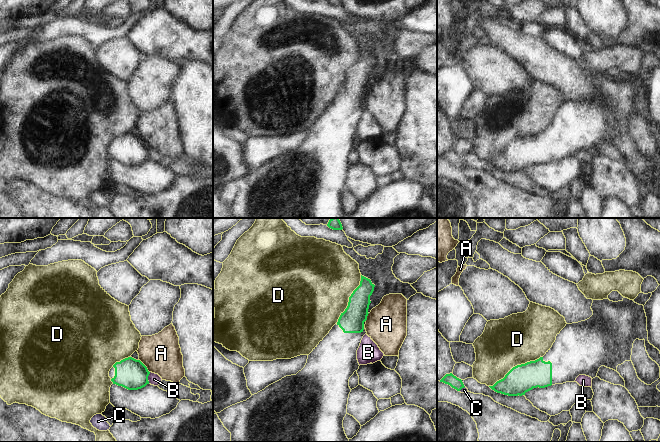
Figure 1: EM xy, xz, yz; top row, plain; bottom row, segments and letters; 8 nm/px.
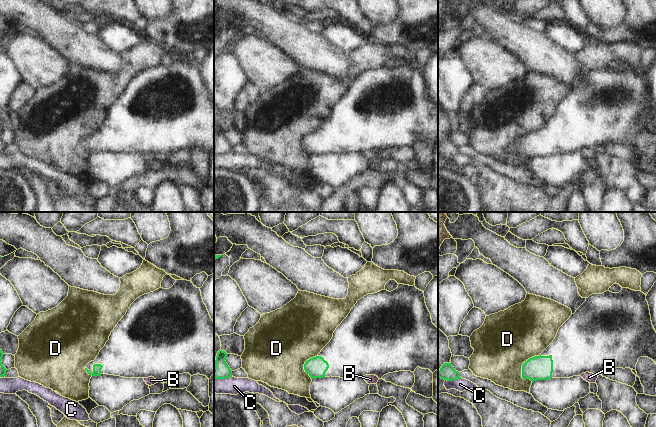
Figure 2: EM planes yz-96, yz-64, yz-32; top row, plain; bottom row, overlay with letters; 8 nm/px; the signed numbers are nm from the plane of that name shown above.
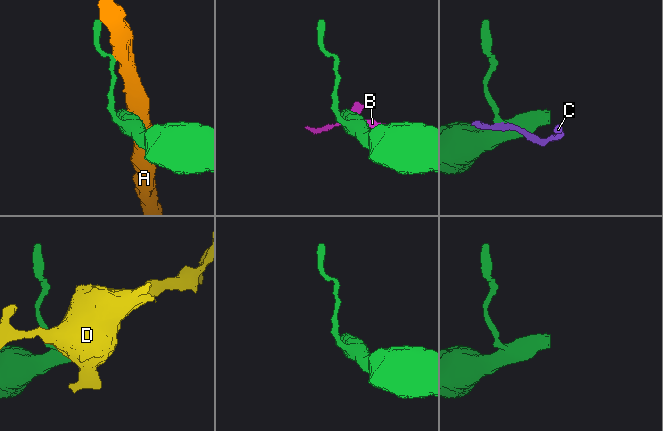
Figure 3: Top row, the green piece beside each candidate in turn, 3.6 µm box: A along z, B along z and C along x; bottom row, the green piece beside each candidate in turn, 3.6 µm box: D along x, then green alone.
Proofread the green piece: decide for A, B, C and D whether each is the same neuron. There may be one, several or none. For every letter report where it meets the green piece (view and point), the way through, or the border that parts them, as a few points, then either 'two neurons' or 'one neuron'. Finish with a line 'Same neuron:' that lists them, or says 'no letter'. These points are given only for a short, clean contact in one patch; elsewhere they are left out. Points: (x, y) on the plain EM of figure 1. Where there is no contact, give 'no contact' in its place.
A: xy (145, 142) | two neurons
B: xy (147, 154) | two neurons
C: yz (461, 164) | along yz (464, 162), (459, 167) | two neurons
D: yz (515, 142) | two neurons
Same neuron: no letter

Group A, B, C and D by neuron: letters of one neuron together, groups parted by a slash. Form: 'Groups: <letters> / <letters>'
Groups: A / B / C / D.

